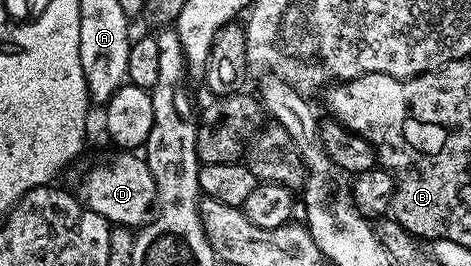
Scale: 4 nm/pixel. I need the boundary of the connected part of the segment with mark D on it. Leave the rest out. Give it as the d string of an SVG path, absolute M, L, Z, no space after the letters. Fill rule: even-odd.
M121 151L113 165L97 165L85 177L80 196L88 209L103 215L113 225L140 227L149 220L155 209L157 184L151 179L147 163L136 152Z

